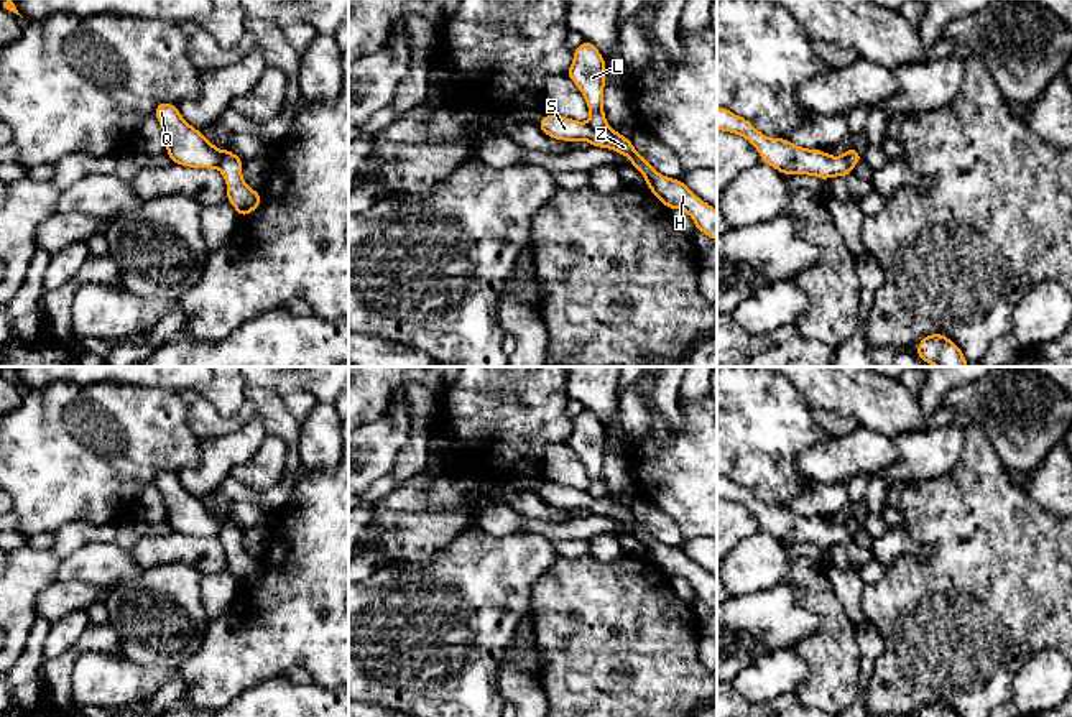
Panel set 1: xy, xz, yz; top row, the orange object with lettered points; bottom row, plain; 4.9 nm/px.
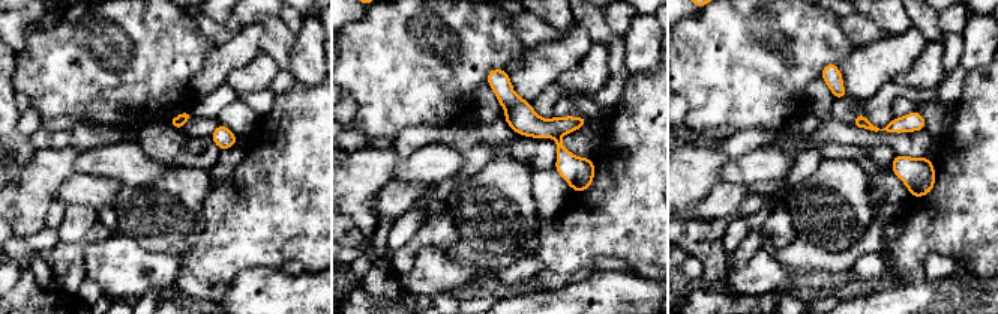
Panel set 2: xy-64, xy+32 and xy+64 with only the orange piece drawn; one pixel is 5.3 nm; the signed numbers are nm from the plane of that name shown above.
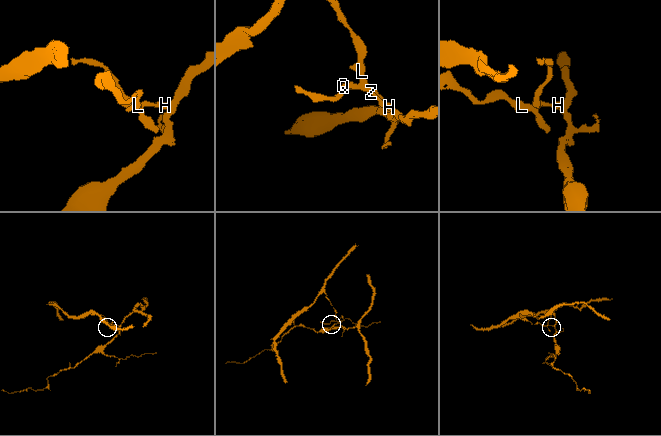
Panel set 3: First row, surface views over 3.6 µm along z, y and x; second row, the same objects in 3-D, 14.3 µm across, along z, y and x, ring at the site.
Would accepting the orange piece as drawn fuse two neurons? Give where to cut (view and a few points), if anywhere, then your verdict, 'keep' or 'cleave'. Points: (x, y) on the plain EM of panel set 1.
cut in xy along (237, 525), (229, 522), (217, 535); cleave

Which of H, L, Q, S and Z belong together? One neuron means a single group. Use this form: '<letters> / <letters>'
H Q S Z / L

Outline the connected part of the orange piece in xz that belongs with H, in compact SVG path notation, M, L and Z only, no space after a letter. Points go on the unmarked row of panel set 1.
M548 482L536 492L544 503L554 508L580 510L592 515L612 516L625 523L646 548L649 559L668 576L686 579L695 597L717 608L717 579L699 567L682 548L671 548L659 543L635 516L630 507L621 505L613 497L595 498L589 492Z

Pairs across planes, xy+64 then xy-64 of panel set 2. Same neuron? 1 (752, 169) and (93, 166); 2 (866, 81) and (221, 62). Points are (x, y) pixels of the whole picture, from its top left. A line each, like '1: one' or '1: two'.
1: one
2: one

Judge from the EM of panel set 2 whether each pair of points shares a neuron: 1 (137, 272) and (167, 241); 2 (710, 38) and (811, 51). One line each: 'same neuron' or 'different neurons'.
1: different neurons
2: same neuron

